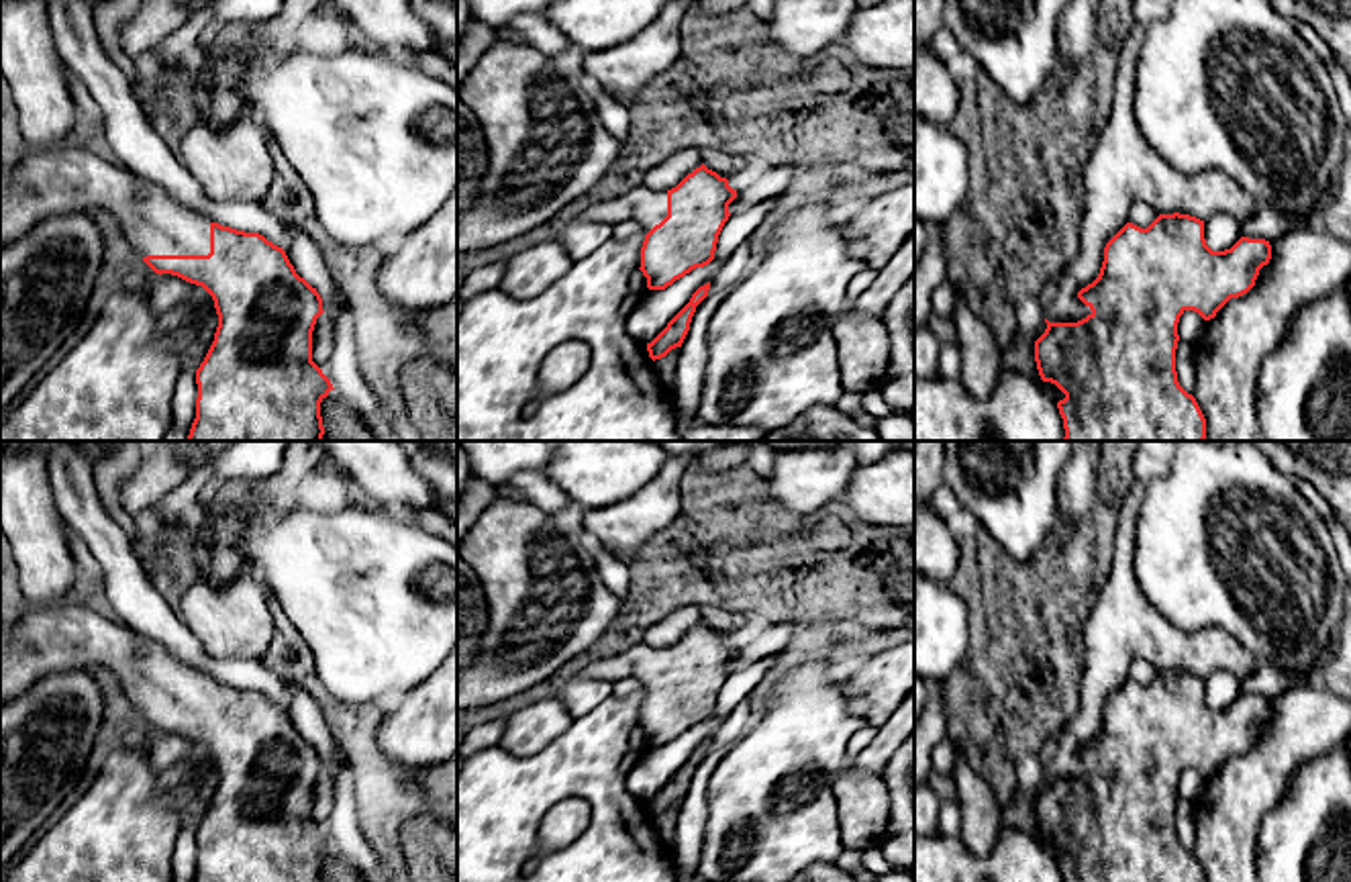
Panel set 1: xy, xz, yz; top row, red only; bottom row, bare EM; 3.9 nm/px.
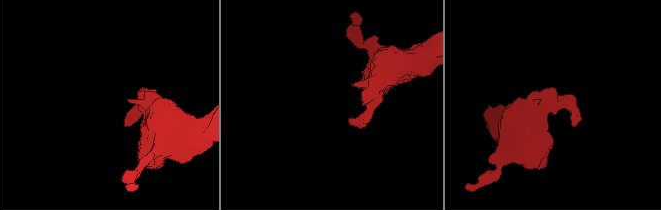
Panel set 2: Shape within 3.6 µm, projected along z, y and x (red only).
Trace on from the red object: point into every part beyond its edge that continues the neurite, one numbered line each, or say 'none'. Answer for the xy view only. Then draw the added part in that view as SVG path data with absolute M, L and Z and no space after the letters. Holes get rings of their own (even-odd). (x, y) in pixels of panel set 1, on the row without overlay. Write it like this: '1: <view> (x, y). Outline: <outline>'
1: xy (58, 638). Outline: M59 602L27 610L10 625L0 623L0 704L24 692L35 680L69 670L106 668L141 715L208 713L210 678L173 662L161 651L137 653L137 639L116 619L80 602Z

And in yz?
none

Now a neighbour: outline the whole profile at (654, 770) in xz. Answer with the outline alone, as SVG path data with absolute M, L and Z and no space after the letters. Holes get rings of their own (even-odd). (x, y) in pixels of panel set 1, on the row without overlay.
M773 655L731 672L718 692L714 717L708 723L692 727L665 747L649 747L641 762L629 772L631 794L645 802L651 800L690 760L692 751L712 739L720 723L761 684L771 666Z

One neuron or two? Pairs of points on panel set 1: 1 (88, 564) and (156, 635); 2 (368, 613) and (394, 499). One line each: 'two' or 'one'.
1: two
2: two

